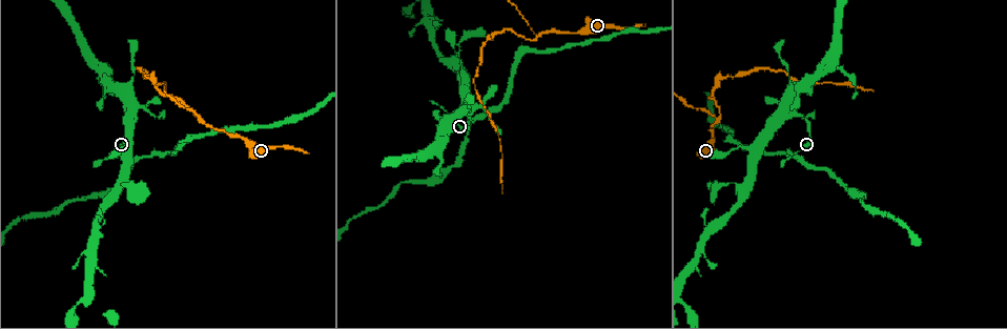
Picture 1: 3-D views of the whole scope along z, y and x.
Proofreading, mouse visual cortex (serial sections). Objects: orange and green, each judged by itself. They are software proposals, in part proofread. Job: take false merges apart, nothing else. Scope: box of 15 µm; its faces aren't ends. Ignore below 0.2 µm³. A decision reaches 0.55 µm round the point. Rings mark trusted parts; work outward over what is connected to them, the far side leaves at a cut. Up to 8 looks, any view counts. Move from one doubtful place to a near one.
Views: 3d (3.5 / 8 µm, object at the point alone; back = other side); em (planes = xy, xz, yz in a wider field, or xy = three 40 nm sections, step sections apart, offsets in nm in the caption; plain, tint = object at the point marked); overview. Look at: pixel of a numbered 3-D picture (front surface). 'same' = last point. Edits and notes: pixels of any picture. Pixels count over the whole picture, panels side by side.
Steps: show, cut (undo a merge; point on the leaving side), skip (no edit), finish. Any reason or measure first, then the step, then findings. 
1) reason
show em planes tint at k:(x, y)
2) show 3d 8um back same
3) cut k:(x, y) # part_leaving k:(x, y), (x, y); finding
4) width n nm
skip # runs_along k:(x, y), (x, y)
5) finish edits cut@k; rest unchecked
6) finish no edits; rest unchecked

calibre changes
show 3d 3.5um back at 1:(581, 33)

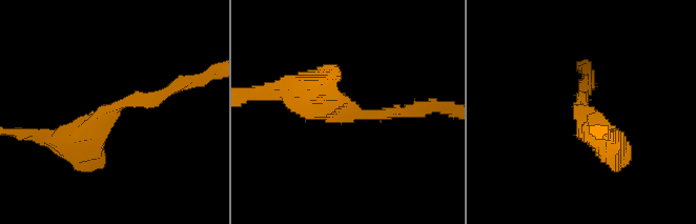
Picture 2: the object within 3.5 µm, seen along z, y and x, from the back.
arm_widths 200, 450 nm
show em xy step 1 tint at 2:(579, 107)

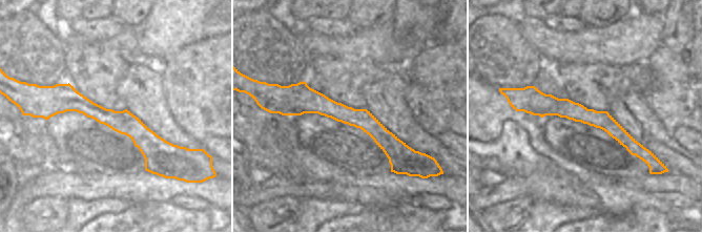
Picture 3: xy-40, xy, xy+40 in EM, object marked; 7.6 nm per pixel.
skip # runs_along 3:(517, 103), (603, 120), (644, 151); continuous, no second cell

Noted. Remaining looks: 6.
three arms meet
show 3d 3.5um back at 1:(537, 38)

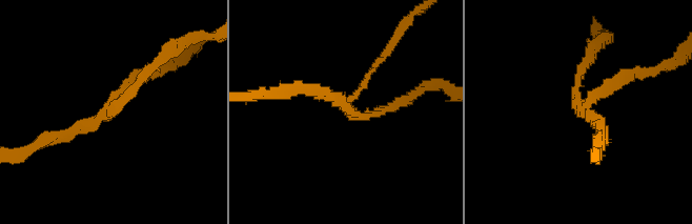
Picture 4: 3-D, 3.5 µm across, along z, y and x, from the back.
arms 3; arm_widths 100, 150, 150 nm; shape alone is not enough
show em xy step 5 tint at 4:(583, 110)

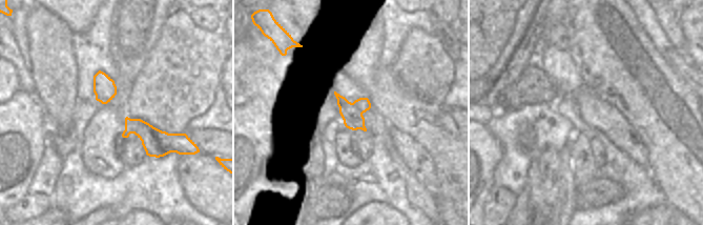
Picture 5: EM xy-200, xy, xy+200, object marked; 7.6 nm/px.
width 160 nm
skip # runs_along 4:(54, 136), (108, 114), (160, 59); continuous, no second cell

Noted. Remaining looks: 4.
branch point
show 3d 3.5um at 1:(797, 117)

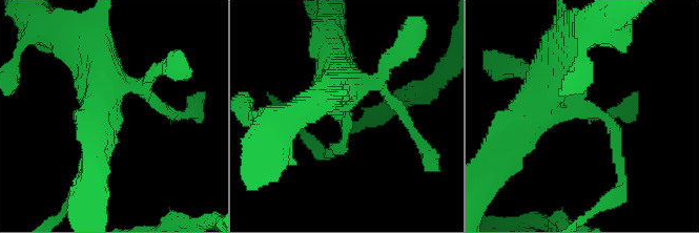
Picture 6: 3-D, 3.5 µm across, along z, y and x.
show em xy step 5 plain at 6:(583, 111)

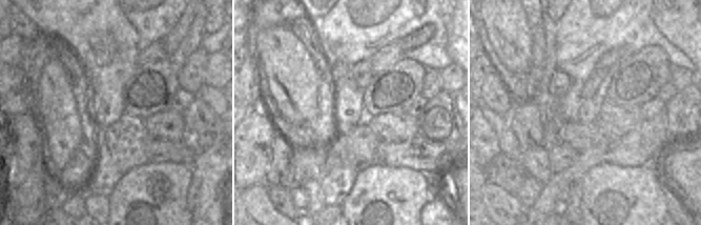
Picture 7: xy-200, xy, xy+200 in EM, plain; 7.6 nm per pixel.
with the object marked
show em xy step 5 tint same

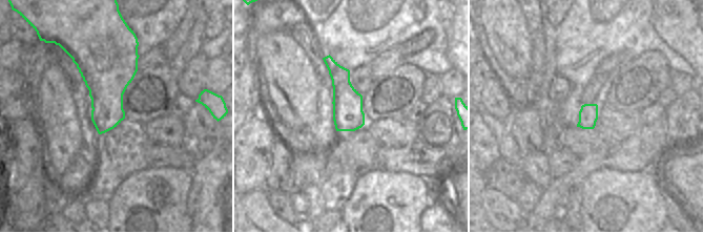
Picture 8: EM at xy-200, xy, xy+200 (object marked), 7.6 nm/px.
skip # runs_along 6:(616, 160), (602, 114), (521, 130); continuous, no second cell

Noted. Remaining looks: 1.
finish no edits; rest unchecked

